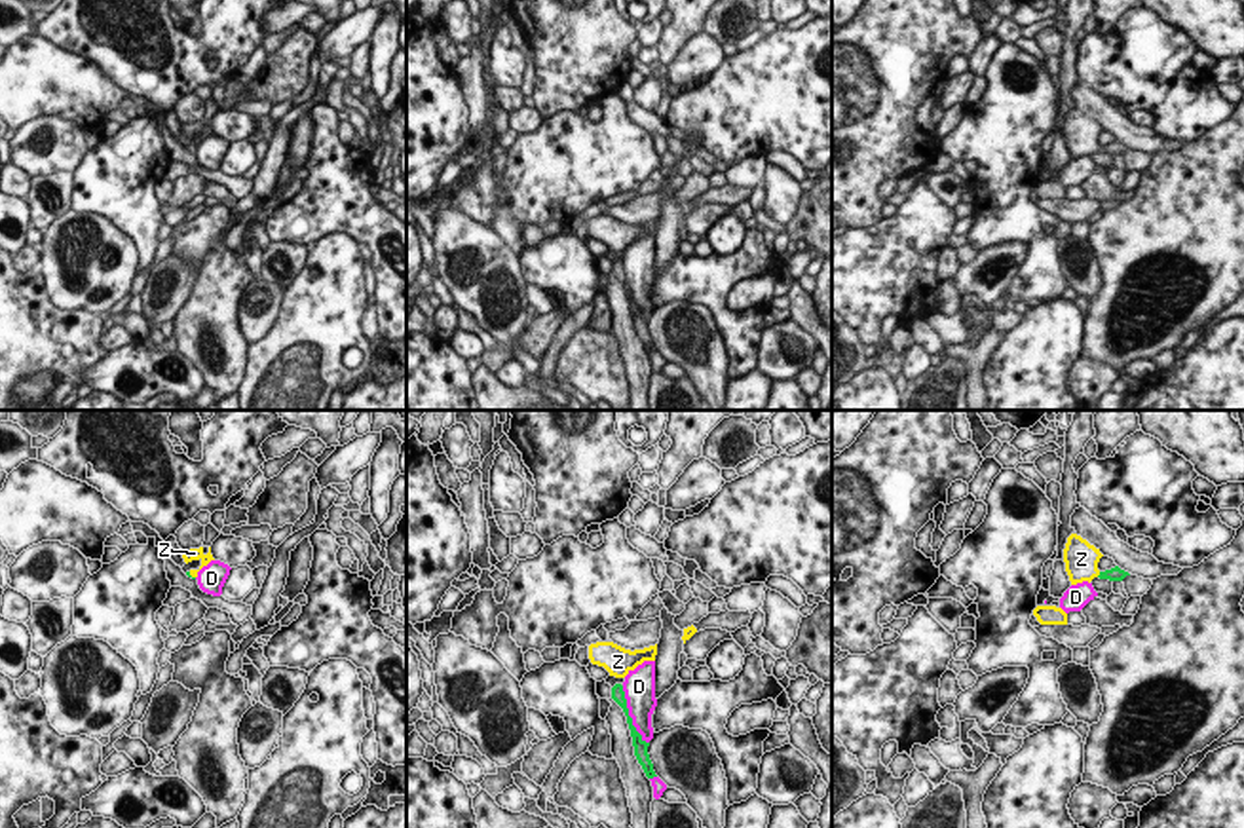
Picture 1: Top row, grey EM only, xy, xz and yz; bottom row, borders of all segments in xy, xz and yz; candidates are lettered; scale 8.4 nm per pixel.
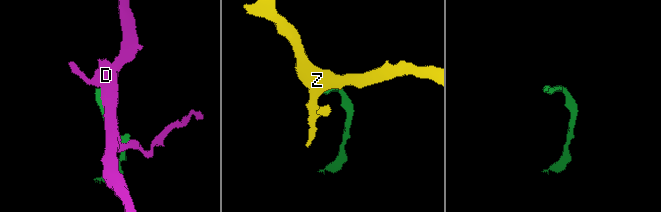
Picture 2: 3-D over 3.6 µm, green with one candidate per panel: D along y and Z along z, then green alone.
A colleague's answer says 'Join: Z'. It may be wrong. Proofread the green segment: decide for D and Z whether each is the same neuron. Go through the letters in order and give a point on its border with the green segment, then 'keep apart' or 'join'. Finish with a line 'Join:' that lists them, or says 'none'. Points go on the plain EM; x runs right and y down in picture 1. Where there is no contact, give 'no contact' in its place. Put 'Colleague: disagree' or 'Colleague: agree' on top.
Colleague: agree
D: meets green in xz at (627, 289); keep apart
Z: meets green in yz at (1100, 149); join
Join: Z

